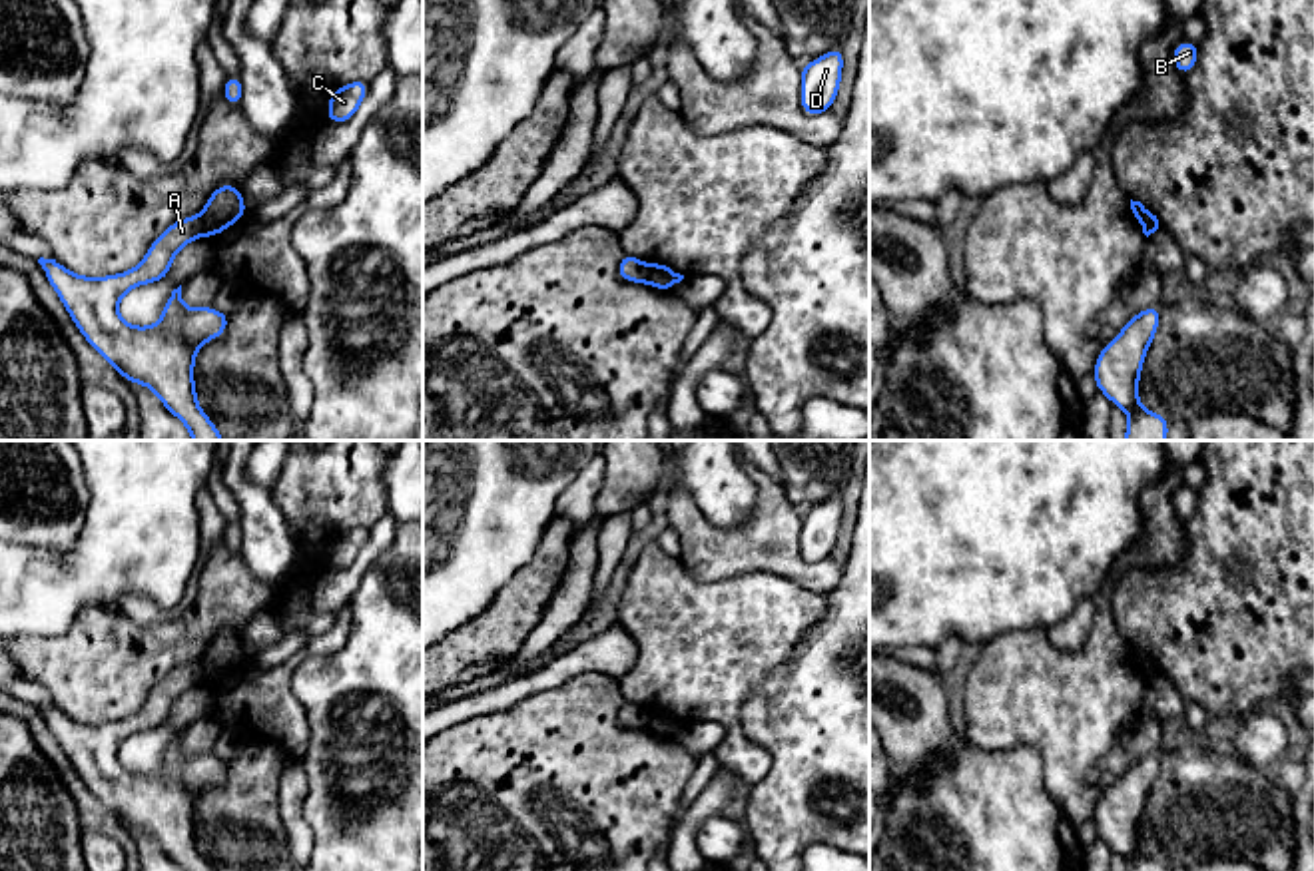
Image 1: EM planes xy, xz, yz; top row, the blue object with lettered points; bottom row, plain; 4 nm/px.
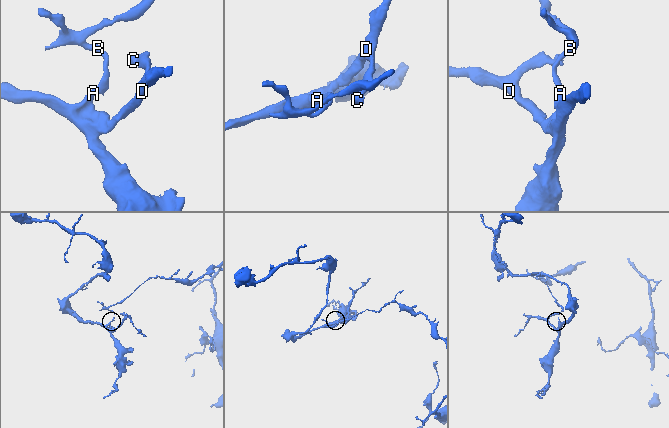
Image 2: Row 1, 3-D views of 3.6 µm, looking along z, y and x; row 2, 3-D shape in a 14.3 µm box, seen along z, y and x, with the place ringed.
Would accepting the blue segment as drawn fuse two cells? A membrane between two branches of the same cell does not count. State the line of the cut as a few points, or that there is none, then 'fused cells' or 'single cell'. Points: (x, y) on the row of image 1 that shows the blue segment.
cut xy (198, 218), (204, 234); fused cells

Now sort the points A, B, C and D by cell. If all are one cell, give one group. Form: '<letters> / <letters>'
A C D / B

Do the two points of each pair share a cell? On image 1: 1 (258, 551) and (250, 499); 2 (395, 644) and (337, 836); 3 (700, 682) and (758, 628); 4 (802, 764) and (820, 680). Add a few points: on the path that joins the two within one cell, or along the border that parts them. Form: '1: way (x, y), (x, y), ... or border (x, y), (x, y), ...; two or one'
1: way (258, 539), (254, 511); one
2: way (395, 692), (371, 788); one
3: way (712, 668), (744, 636); one
4: way (812, 744), (812, 700); one

